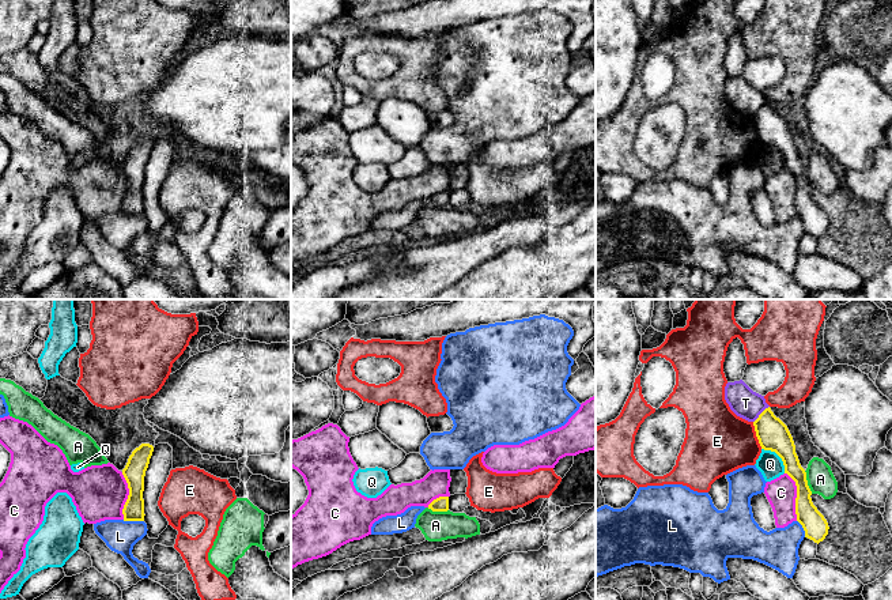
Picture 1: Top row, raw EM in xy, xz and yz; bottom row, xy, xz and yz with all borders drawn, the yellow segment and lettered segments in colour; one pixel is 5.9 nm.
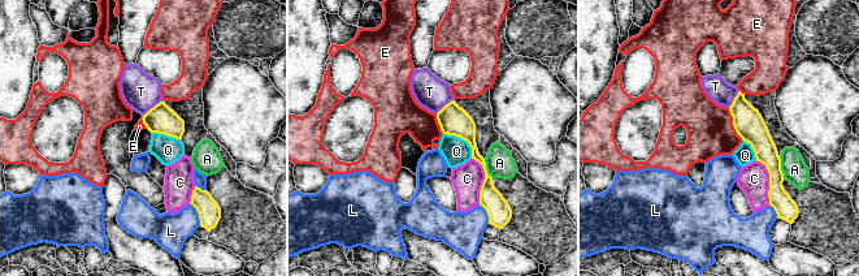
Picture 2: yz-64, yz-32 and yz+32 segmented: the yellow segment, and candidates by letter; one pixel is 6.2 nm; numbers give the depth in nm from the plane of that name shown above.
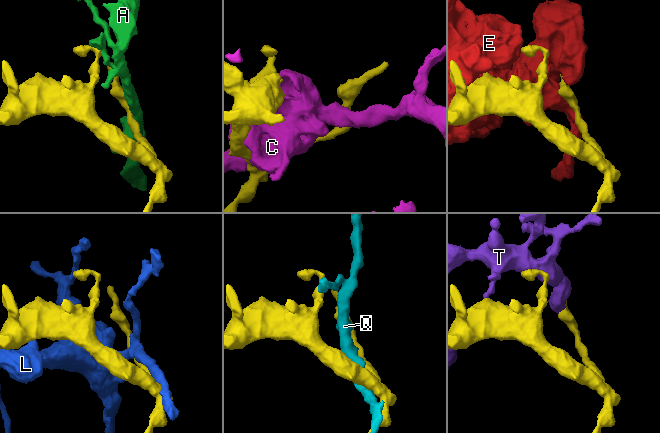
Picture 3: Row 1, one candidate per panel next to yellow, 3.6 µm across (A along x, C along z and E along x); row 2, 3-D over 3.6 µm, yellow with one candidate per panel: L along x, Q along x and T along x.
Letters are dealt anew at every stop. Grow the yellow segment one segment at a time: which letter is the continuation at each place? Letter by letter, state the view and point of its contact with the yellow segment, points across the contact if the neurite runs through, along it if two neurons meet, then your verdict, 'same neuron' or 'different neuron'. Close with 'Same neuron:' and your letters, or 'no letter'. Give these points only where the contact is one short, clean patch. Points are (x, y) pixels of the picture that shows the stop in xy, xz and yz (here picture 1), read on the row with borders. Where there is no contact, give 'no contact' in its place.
A: meets yellow in yz at (807, 482); different neuron
C: meets yellow in yz at (797, 497); different neuron
E: meets yellow in yz at (756, 436); different neuron
L: meets yellow in xy at (133, 520); different neuron
Q: meets yellow in yz at (778, 455); different neuron
T: meets yellow in yz at (760, 414); different neuron
Same neuron: no letter

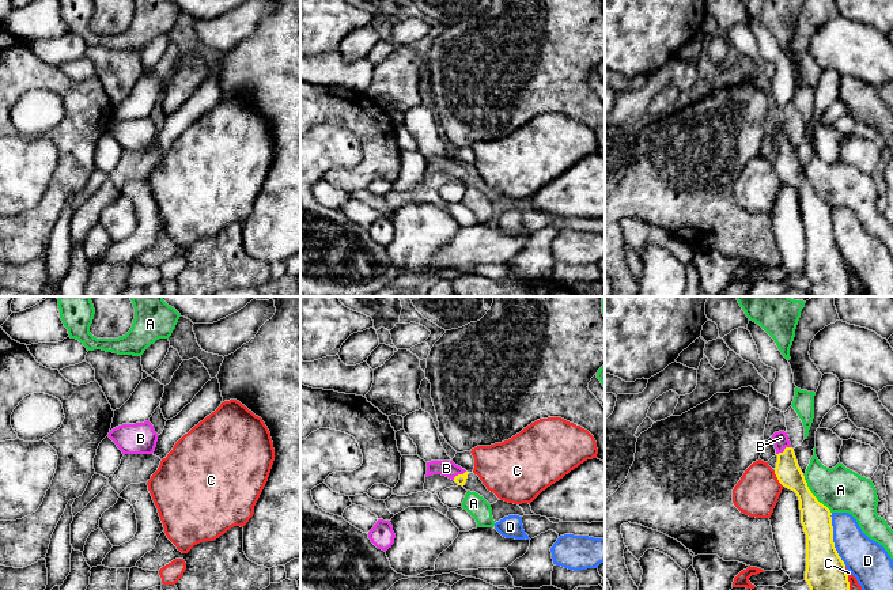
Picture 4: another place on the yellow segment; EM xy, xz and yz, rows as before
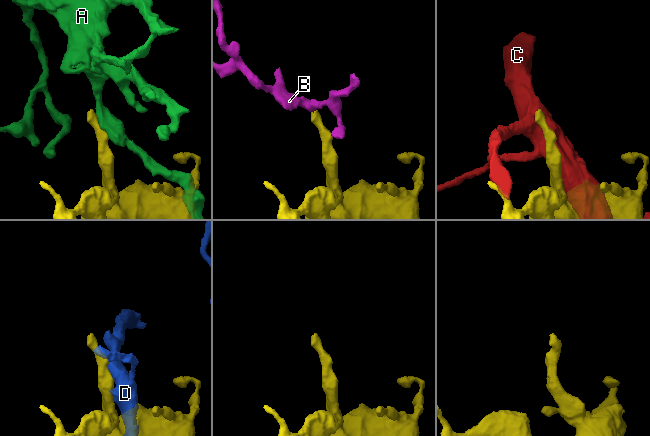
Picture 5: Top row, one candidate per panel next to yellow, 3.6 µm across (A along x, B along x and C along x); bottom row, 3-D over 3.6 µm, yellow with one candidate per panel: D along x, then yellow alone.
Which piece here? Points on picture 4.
A: meets yellow in yz at (813, 495); border along yz (803, 476), (810, 492), (831, 513); different neuron
B: meets yellow in yz at (784, 450); runs through yz (787, 471), (784, 450), (780, 438); same neuron
C: meets yellow in yz at (847, 578); different neuron
D: meets yellow in yz at (832, 540); border along yz (831, 513), (833, 547), (846, 566); different neuron
Same neuron: B

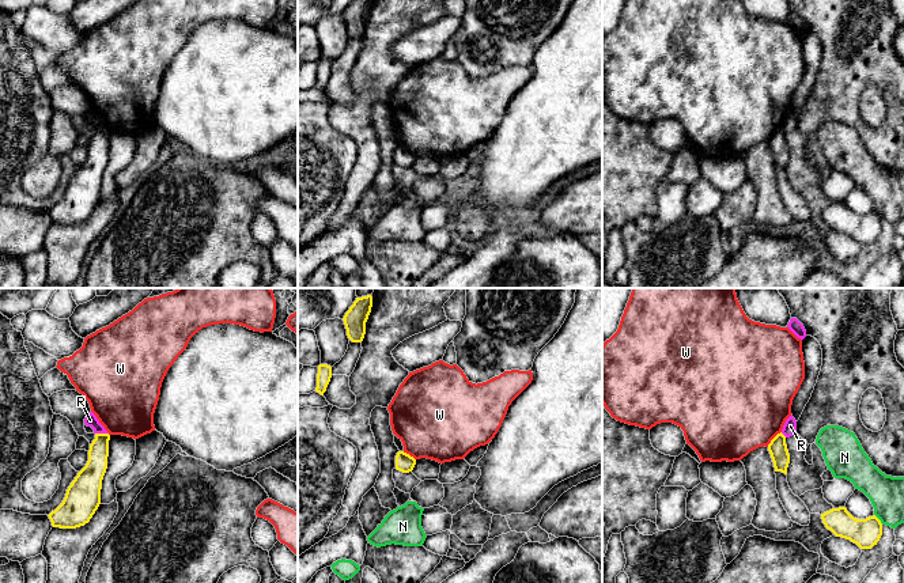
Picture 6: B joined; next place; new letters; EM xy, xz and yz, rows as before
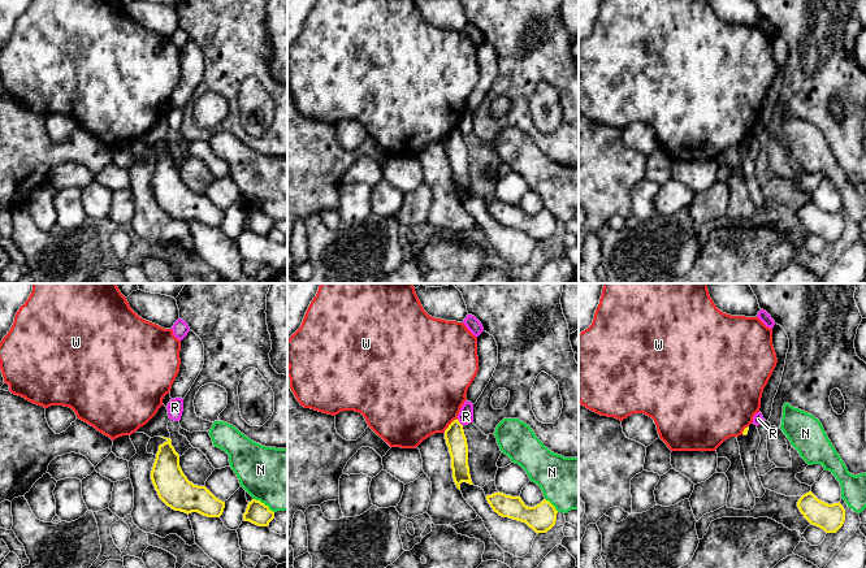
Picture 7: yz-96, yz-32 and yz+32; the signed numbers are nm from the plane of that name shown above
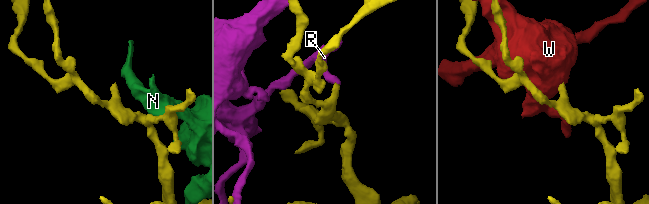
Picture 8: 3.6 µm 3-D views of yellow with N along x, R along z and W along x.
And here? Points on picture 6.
N: meets yellow in yz at (878, 519); different neuron
R: meets yellow in xy at (102, 434); different neuron
W: meets yellow in yz at (772, 439); border along yz (780, 431), (767, 446); different neuron
Same neuron: no letter

